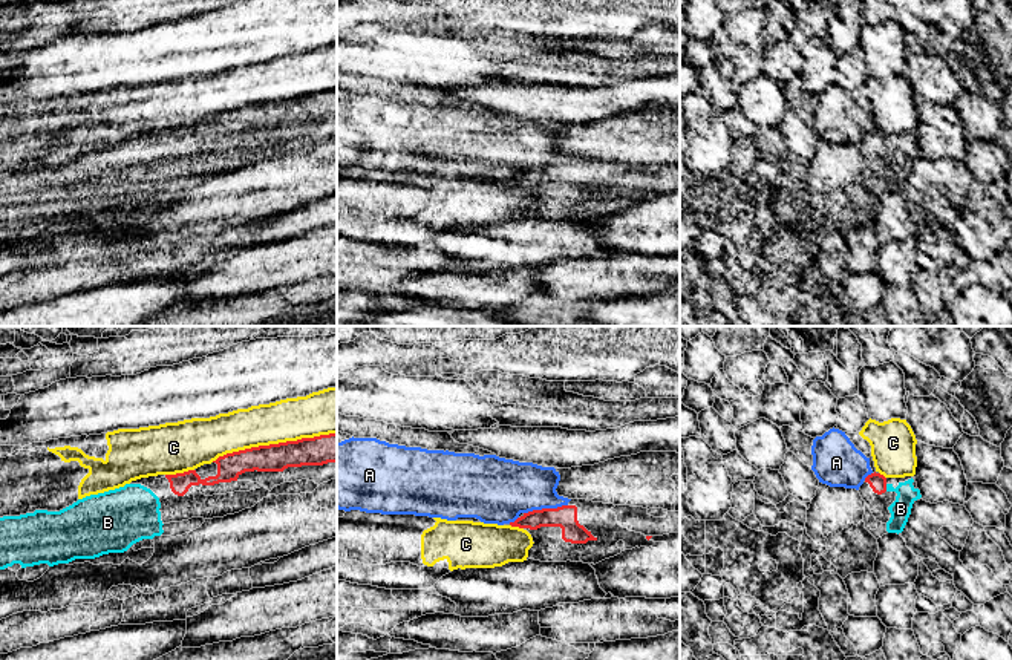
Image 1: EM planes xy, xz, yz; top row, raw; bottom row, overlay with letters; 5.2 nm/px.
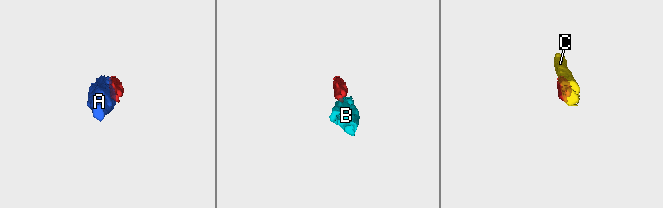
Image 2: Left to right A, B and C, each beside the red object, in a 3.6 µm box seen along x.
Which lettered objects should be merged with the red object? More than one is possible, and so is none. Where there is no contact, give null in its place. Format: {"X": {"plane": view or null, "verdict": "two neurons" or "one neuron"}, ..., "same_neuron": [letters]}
{"A": {"plane": "xz", "verdict": "two neurons"}, "B": {"plane": "yz", "verdict": "one neuron"}, "C": {"plane": "xy", "verdict": "two neurons"}, "same_neuron": ["B"]}

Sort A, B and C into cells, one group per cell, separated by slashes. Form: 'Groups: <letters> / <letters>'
Groups: A / B / C

